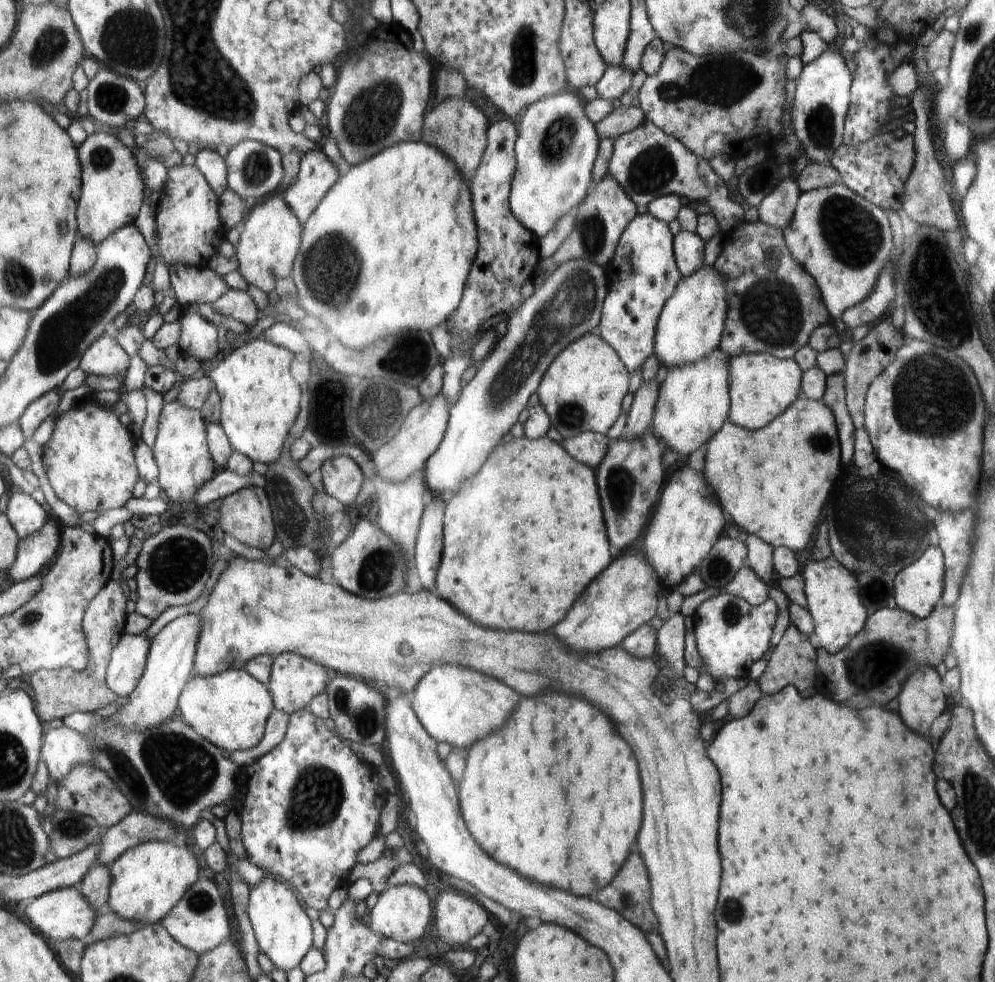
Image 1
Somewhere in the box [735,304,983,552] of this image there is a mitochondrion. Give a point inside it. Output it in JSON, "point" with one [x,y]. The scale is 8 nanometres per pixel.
{"point":[931,397]}

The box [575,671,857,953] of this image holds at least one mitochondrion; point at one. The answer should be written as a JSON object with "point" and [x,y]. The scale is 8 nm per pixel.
{"point":[733,909]}

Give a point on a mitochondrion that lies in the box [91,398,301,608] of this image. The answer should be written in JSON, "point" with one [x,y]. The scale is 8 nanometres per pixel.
{"point":[176,563]}

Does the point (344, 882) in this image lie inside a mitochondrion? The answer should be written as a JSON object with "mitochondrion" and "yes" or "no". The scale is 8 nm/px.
{"mitochondrion":"no"}

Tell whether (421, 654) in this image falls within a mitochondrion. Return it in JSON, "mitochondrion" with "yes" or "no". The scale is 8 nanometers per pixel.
{"mitochondrion":"no"}

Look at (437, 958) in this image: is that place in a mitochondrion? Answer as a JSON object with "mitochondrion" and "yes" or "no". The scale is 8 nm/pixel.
{"mitochondrion":"no"}

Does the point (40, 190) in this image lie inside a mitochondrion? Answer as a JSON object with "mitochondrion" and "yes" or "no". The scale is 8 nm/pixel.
{"mitochondrion":"no"}

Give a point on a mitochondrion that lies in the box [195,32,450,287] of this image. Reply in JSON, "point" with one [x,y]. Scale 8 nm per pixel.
{"point":[378,109]}

